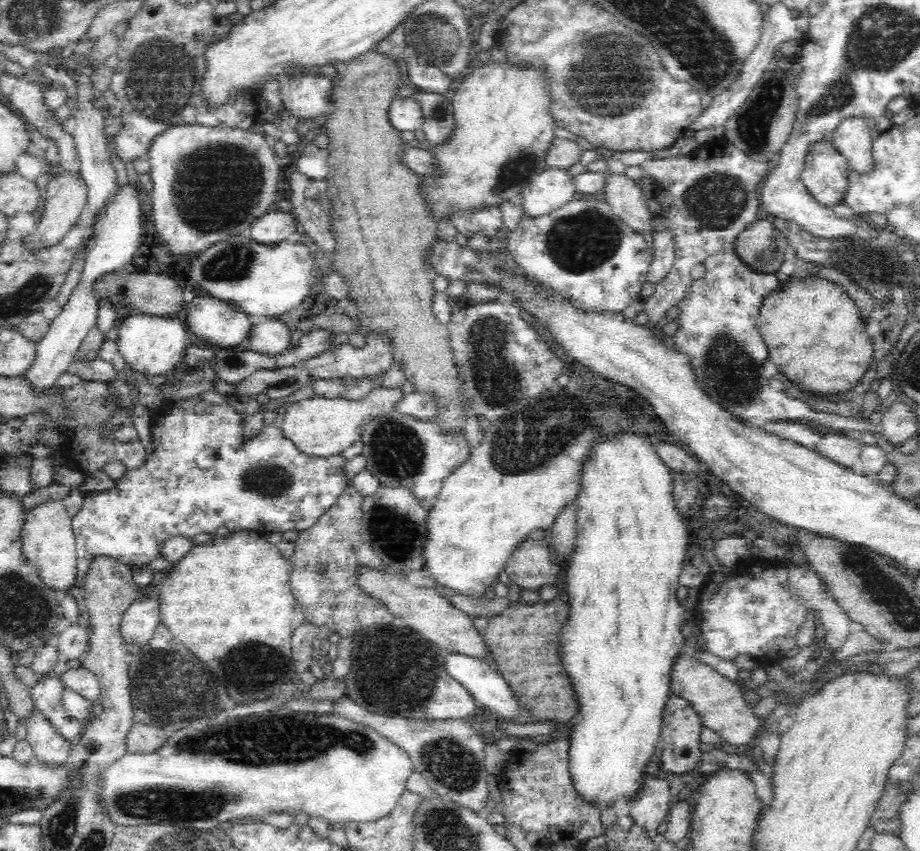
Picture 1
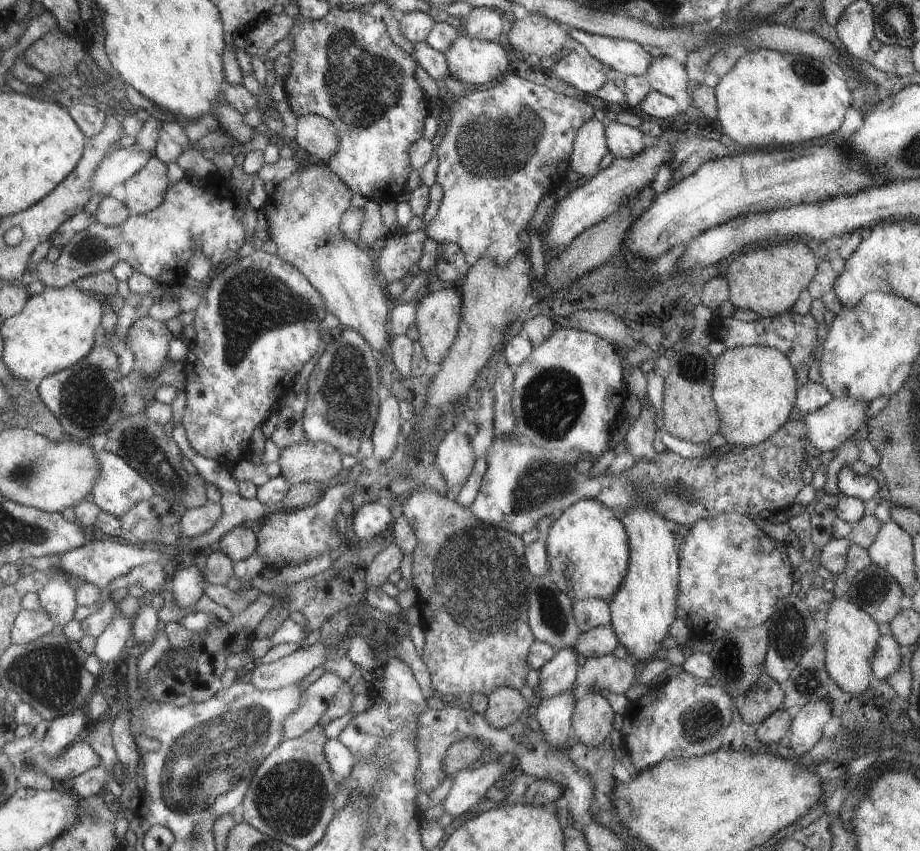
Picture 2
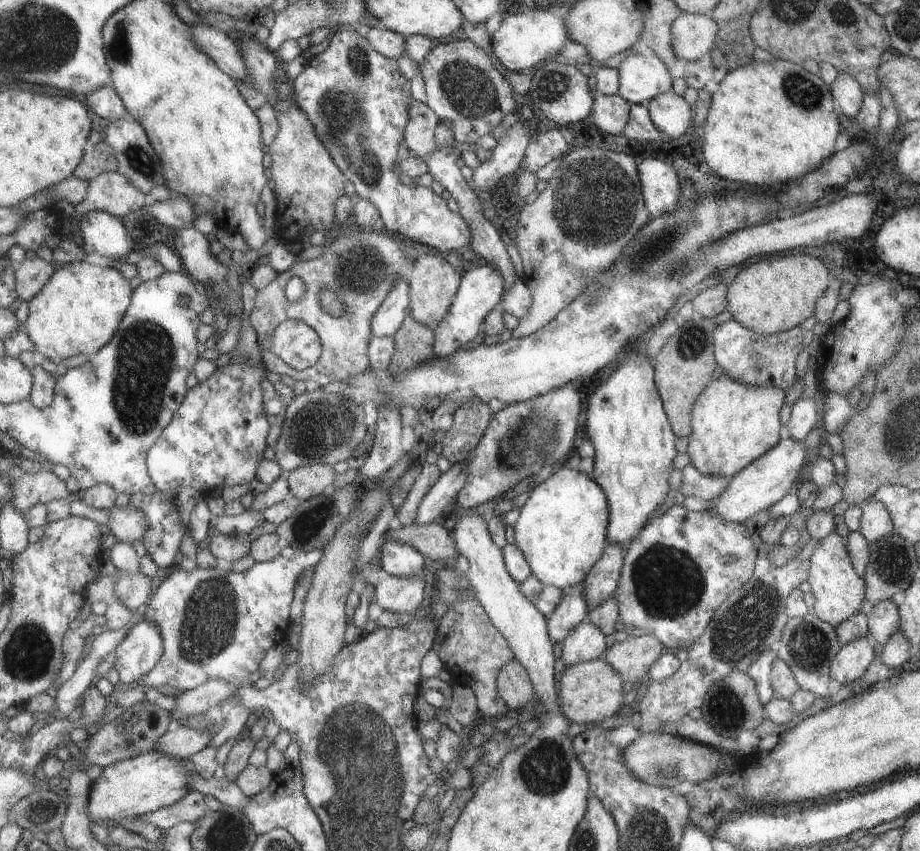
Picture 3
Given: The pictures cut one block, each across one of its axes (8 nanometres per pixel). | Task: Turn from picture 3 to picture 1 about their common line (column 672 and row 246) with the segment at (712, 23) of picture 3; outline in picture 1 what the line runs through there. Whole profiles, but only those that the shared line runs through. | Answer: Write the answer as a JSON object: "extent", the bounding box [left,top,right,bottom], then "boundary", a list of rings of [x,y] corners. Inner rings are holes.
{"extent":[24,169,87,253],"boundary":[[[66,169],[50,182],[46,182],[47,192],[44,203],[44,210],[40,212],[38,224],[34,228],[34,232],[30,234],[30,238],[24,240],[24,249],[28,249],[30,253],[38,249],[45,249],[57,245],[64,237],[74,228],[79,219],[80,213],[87,203],[87,185],[82,183],[80,177],[76,177]]]}

